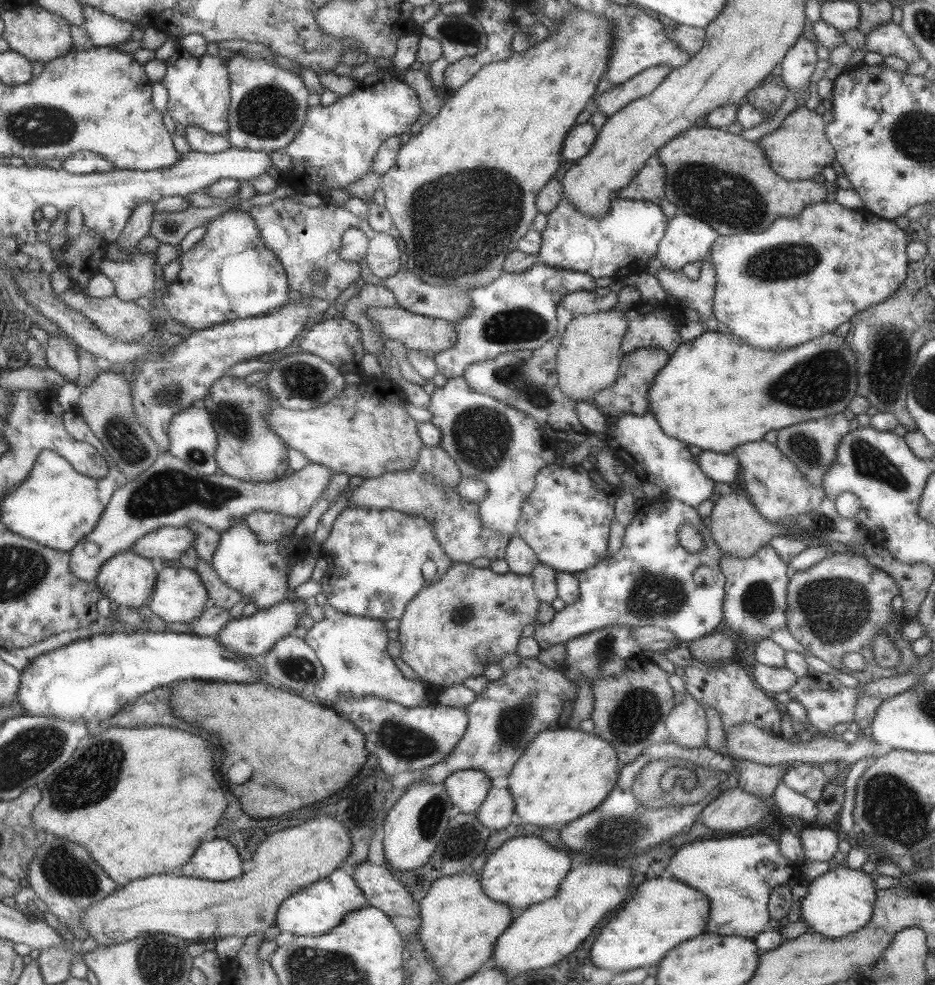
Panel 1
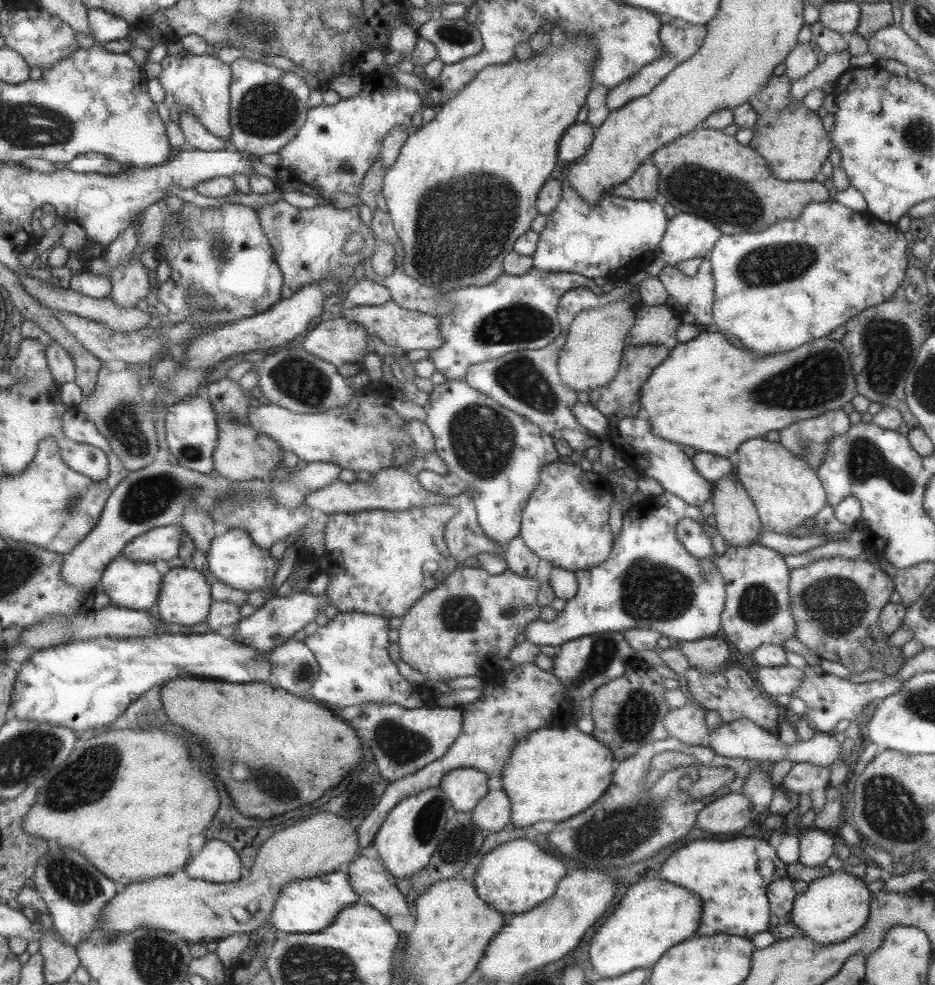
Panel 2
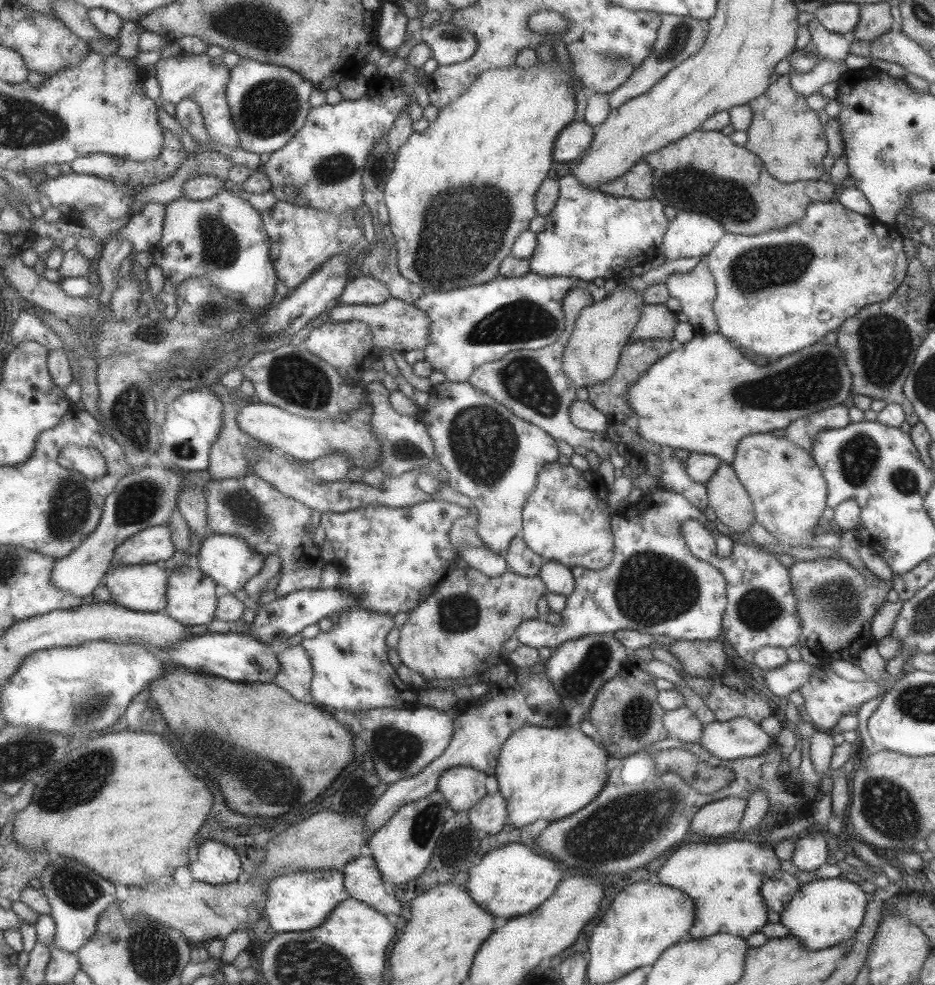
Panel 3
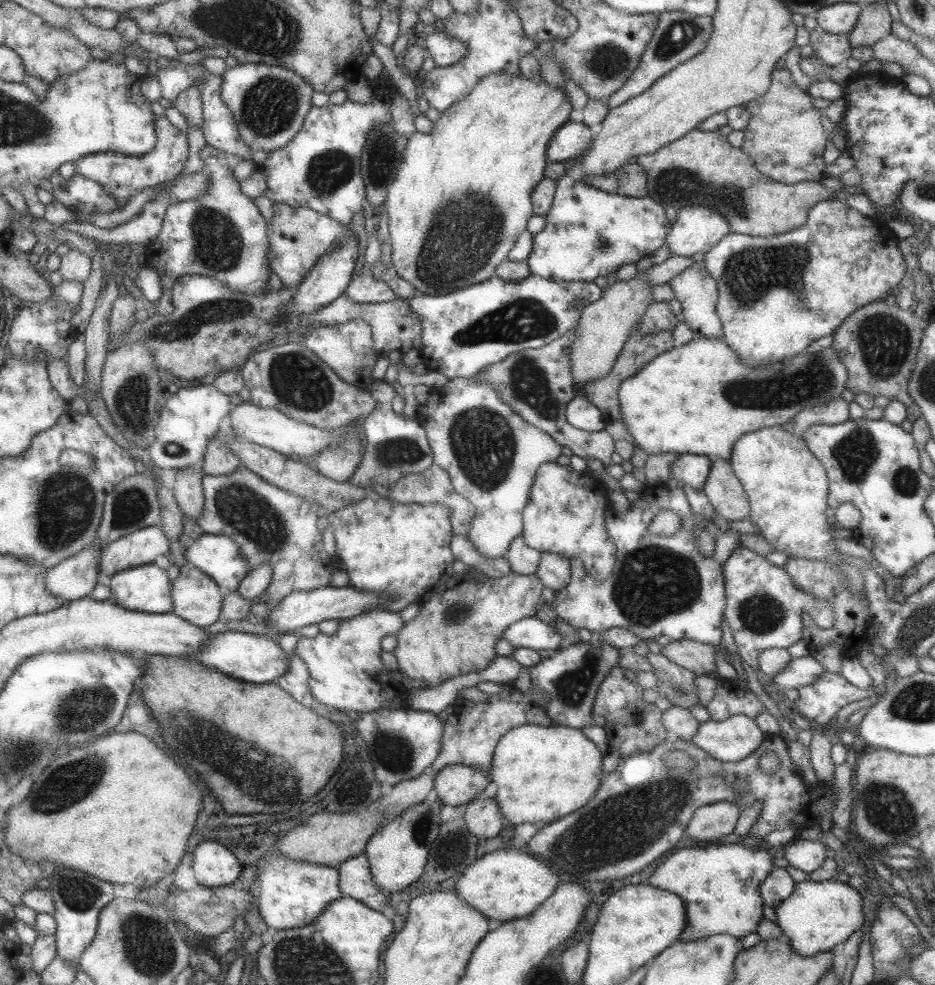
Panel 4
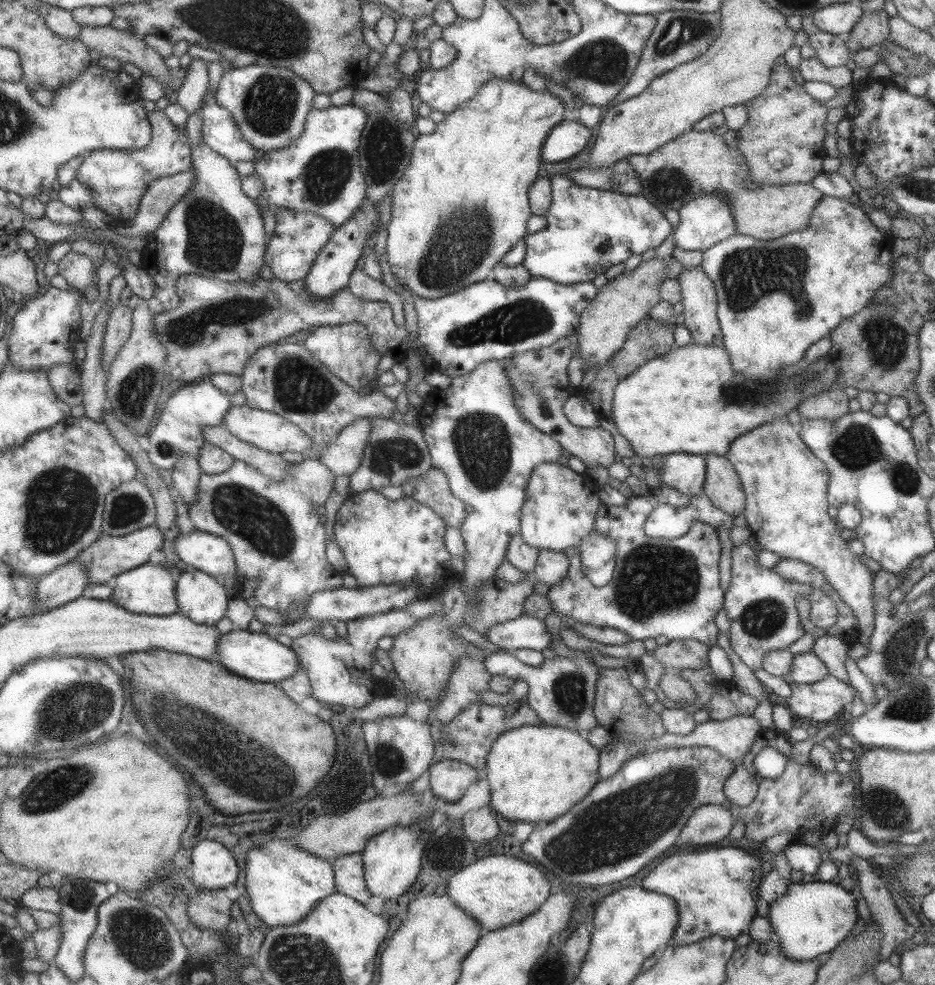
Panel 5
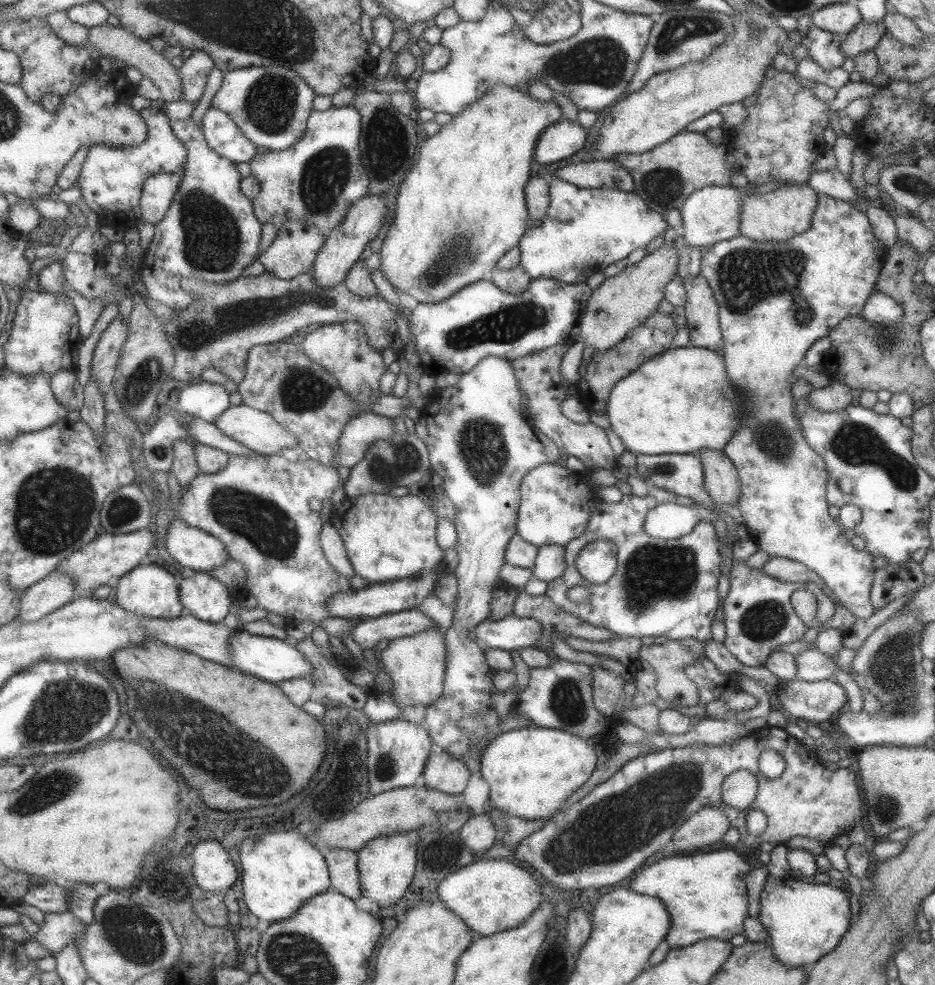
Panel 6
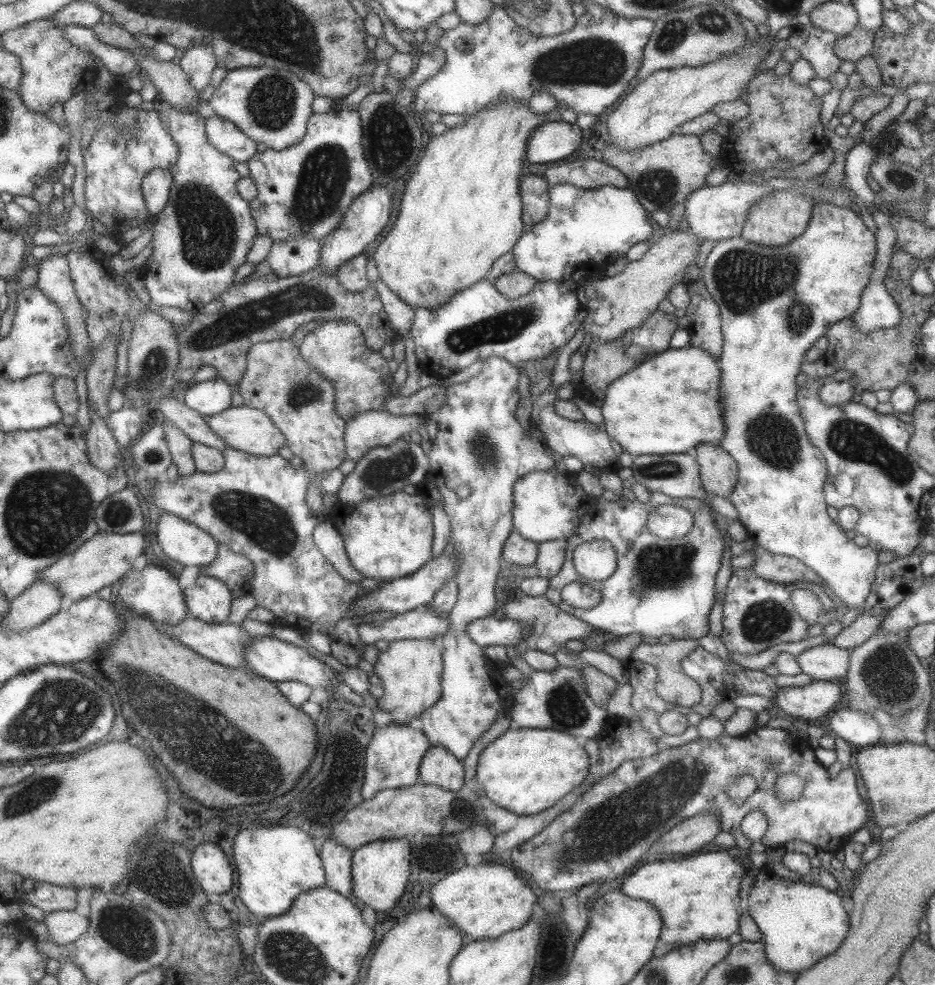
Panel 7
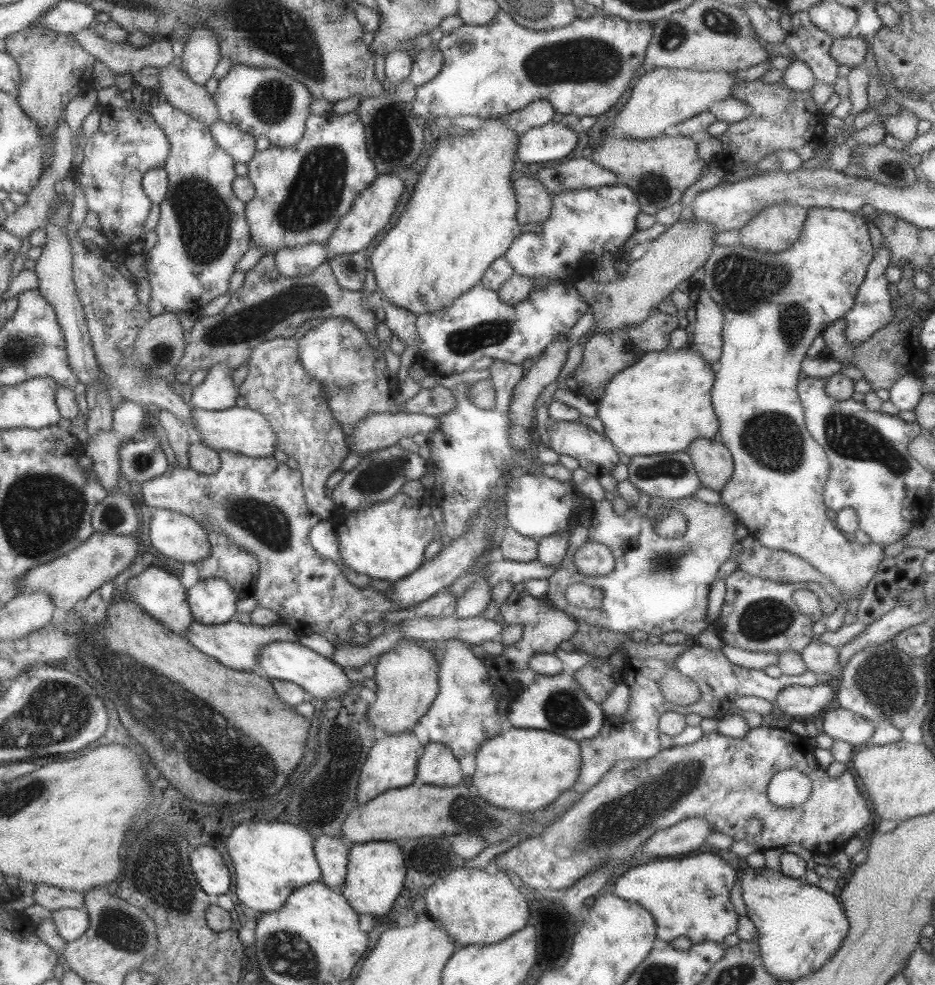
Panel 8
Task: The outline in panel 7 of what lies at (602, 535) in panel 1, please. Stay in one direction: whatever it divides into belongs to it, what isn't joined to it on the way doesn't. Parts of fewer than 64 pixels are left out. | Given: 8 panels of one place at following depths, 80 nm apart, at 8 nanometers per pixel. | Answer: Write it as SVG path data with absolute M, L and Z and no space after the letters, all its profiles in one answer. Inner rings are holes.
M555 467L520 476L513 482L512 491L512 527L523 538L536 543L567 538L584 515L587 502L591 502L591 498L587 498L582 488L574 483L573 474L566 472L562 475L555 471ZM607 540L585 541L571 552L573 569L582 579L605 580L614 572L617 556Z

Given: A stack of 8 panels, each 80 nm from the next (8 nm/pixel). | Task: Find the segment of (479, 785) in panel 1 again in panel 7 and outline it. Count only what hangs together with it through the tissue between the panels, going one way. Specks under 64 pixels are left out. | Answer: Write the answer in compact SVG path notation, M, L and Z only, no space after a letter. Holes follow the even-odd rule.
M431 746L421 757L418 777L423 784L454 791L463 786L463 765L445 748Z

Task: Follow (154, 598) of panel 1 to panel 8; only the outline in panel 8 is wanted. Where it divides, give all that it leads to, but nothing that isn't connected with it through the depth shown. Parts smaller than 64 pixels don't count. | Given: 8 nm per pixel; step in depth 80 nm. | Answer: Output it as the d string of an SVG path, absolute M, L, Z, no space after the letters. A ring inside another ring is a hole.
M221 579L199 580L186 590L187 605L194 622L223 625L236 615L236 592Z

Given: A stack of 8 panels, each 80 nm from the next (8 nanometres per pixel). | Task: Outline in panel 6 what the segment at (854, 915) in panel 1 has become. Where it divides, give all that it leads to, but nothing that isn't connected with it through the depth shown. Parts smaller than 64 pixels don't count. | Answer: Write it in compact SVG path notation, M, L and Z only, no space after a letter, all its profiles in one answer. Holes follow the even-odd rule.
M767 876L759 893L758 916L768 934L777 962L791 967L811 968L822 956L829 954L844 936L851 923L849 905L852 897L846 888L833 888L820 878L810 880L787 878L775 880Z

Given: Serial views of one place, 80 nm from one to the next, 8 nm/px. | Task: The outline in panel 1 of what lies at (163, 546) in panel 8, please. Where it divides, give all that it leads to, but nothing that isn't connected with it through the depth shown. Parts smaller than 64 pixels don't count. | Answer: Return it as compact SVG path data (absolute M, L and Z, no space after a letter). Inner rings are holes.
M237 520L219 535L210 567L229 588L234 588L242 596L250 596L257 611L283 600L297 600L293 591L286 589L286 578L291 566L308 554L308 550L305 540L299 545L291 536L292 532L275 541L261 542L242 520Z

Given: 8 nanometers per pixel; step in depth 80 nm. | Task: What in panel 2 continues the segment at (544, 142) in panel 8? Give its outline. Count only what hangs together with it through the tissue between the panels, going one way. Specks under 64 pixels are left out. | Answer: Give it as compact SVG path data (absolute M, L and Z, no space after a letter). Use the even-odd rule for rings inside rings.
M574 123L563 132L557 148L559 161L578 160L590 148L593 141L594 128L588 123Z

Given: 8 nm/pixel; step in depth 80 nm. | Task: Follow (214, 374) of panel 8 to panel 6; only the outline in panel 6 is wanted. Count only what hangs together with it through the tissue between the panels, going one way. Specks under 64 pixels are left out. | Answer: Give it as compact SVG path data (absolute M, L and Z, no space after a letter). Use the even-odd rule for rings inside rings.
M201 381L184 387L171 408L177 413L189 413L213 423L229 408L229 393L222 384Z

